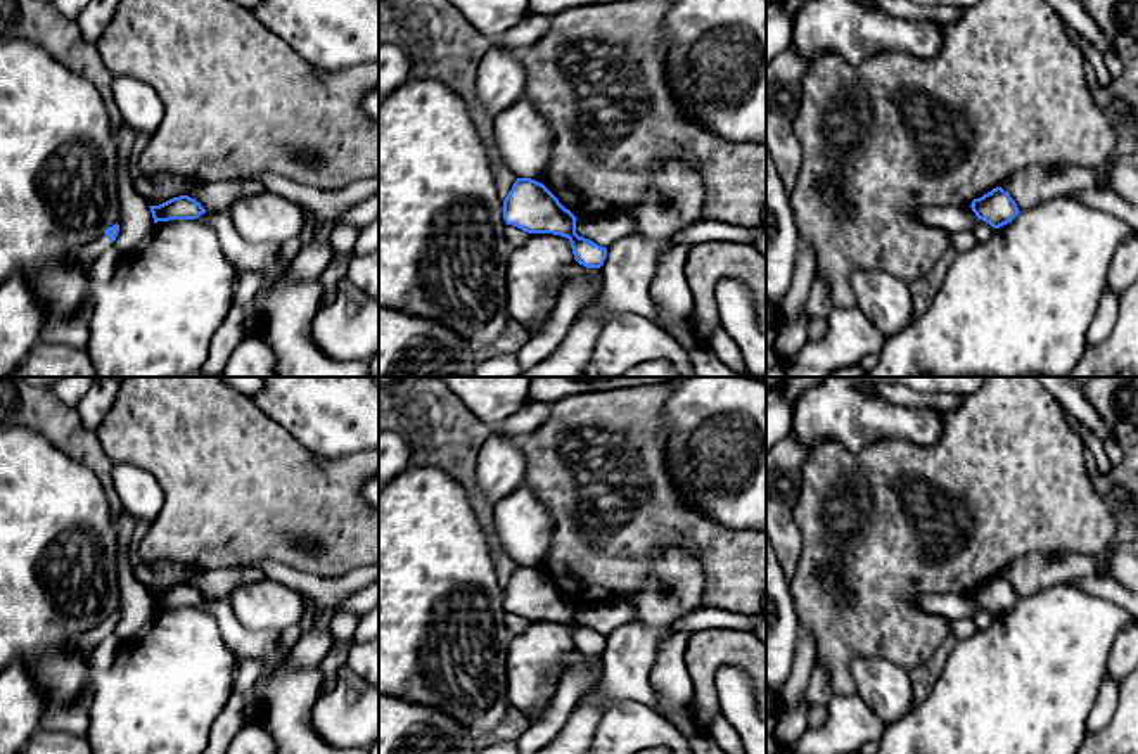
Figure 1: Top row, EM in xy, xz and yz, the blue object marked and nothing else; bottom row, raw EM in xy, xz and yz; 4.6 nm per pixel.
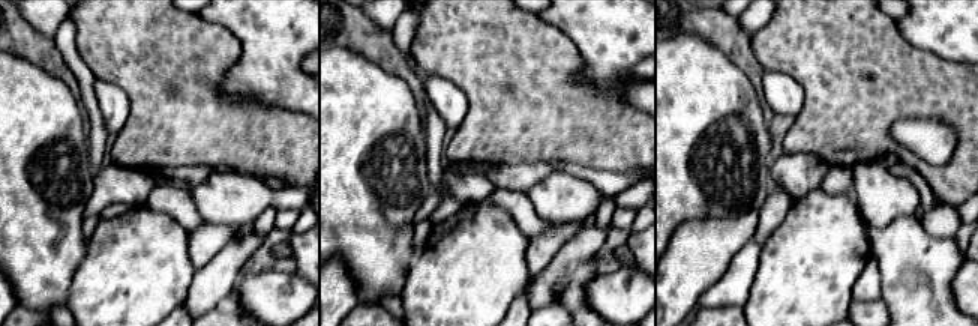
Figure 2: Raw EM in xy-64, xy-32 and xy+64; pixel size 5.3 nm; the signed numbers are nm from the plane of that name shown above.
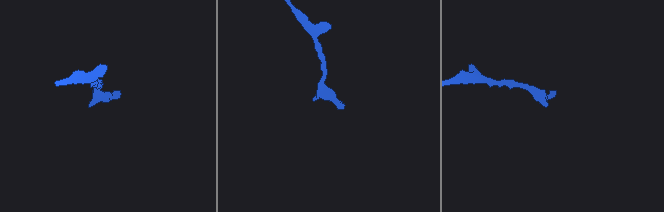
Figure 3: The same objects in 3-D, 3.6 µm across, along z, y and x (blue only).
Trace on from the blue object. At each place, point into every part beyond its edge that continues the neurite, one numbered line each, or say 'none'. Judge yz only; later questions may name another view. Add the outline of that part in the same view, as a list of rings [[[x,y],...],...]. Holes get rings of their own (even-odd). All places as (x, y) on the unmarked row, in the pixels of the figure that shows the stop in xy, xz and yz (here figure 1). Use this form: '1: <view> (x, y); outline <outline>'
none

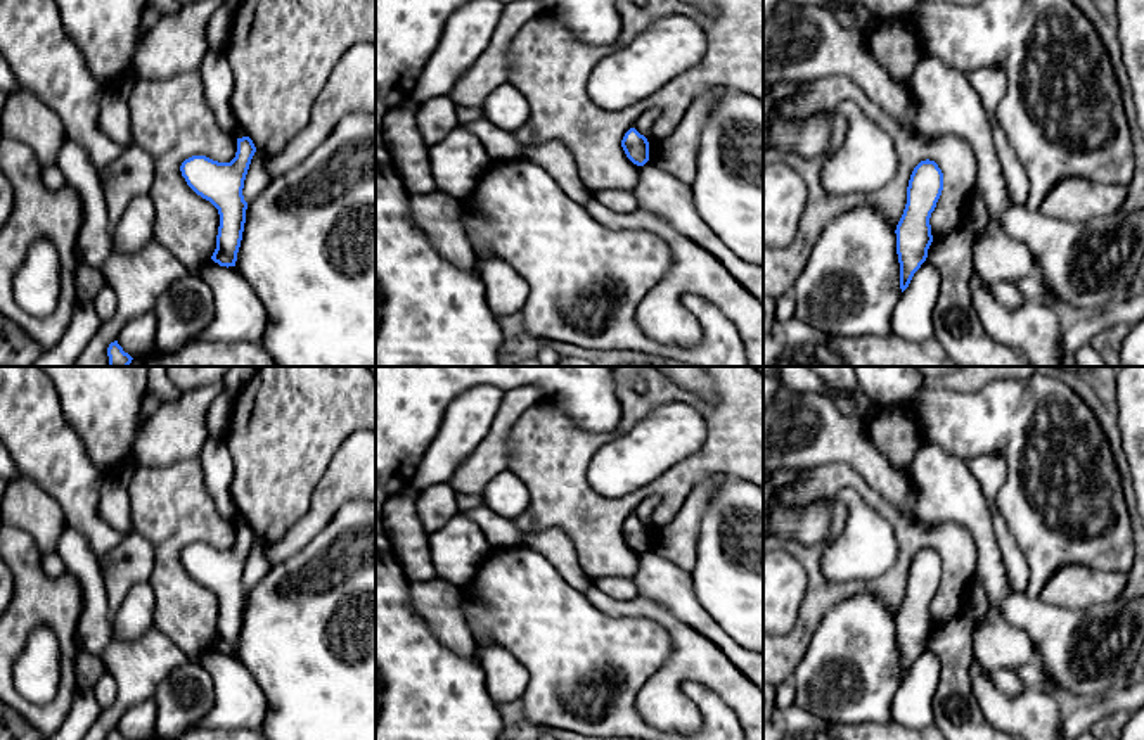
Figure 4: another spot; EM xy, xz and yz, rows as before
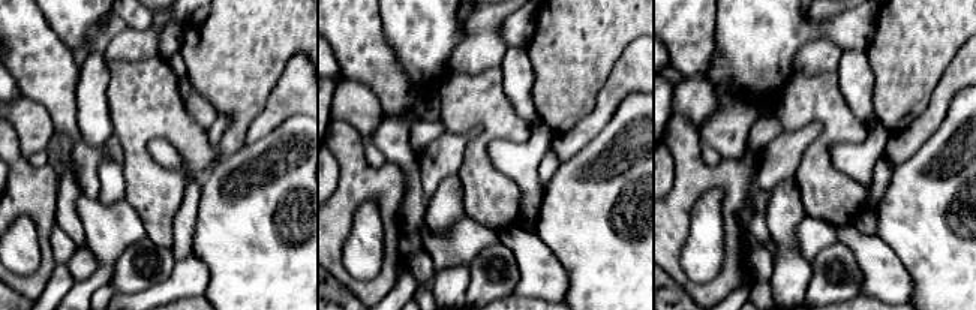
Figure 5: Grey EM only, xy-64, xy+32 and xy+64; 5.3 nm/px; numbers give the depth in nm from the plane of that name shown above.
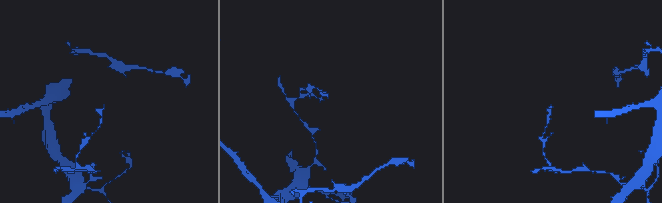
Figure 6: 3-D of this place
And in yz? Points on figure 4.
none

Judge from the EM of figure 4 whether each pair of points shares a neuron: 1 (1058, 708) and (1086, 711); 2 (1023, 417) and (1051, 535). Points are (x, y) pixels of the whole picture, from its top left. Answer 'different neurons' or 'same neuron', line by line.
1: different neurons
2: same neuron

